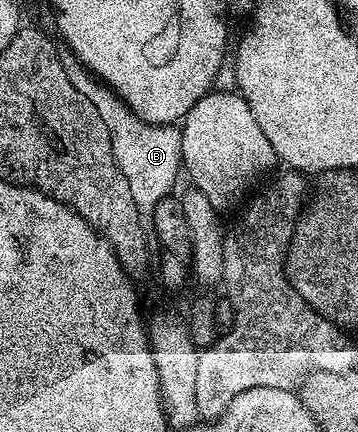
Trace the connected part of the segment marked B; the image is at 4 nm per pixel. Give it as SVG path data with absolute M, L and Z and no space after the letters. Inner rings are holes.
M140 121L134 124L133 139L125 131L112 136L113 156L123 177L129 182L131 201L135 201L138 211L149 213L155 205L159 205L159 201L174 194L177 174L182 174L181 129L177 125L154 125Z

